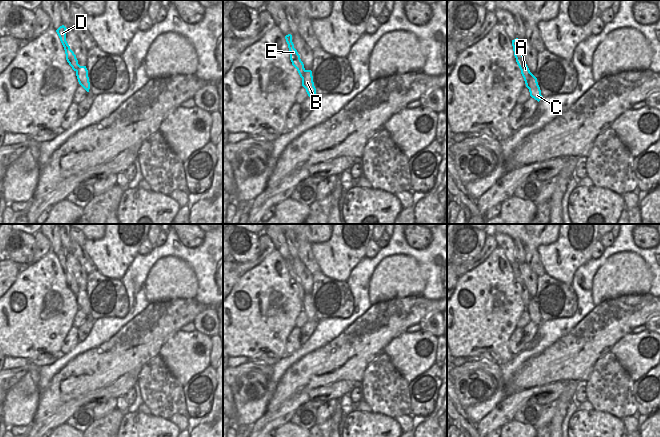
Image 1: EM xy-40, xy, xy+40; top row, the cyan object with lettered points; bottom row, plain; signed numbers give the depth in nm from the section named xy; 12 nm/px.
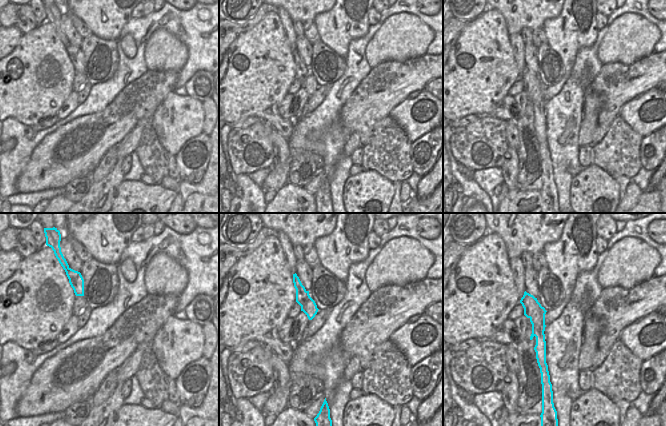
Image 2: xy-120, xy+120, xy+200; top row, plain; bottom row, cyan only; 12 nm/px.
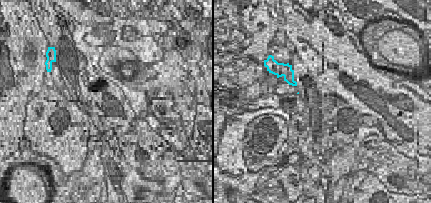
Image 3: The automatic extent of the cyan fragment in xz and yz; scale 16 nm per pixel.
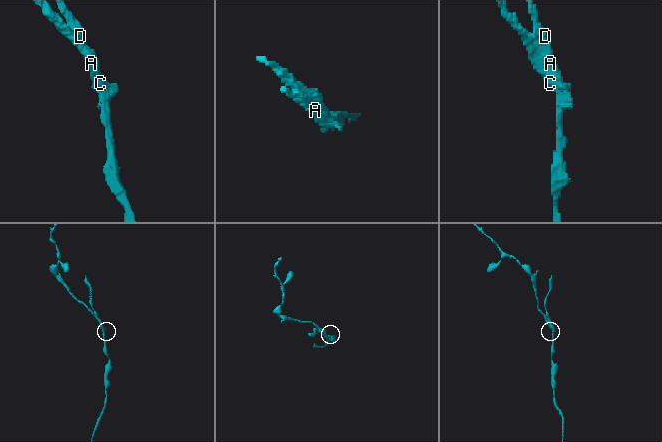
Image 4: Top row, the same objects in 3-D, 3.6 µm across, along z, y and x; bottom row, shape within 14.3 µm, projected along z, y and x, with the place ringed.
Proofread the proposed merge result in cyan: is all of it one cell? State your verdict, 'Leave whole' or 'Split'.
Split.

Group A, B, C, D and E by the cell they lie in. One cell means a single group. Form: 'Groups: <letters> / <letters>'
Groups: A D E / B C.

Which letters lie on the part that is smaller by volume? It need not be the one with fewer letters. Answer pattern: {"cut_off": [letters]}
{"cut_off": ["A", "D", "E"]}

